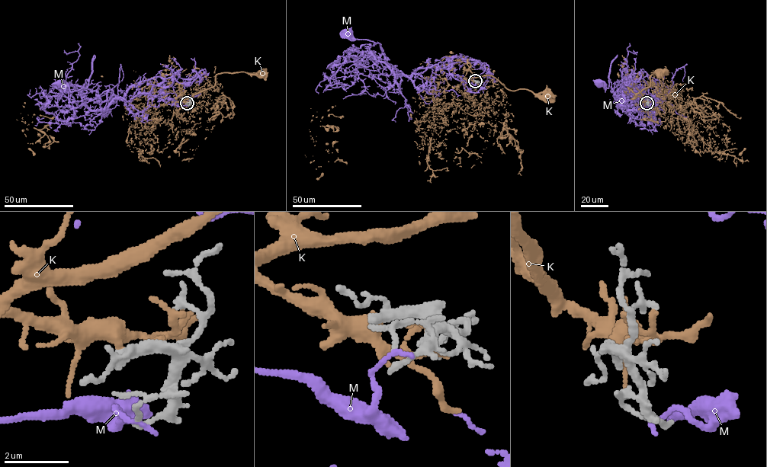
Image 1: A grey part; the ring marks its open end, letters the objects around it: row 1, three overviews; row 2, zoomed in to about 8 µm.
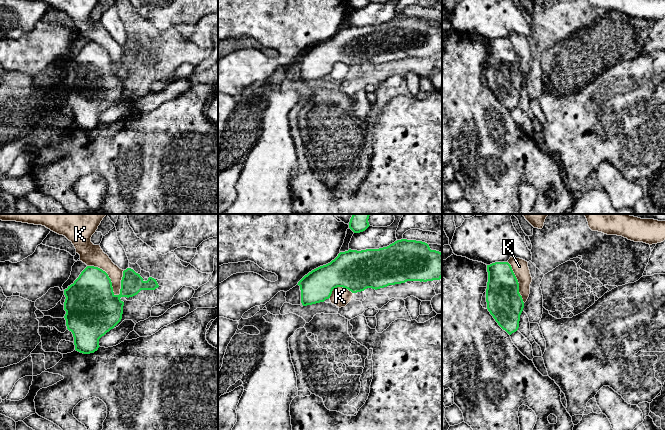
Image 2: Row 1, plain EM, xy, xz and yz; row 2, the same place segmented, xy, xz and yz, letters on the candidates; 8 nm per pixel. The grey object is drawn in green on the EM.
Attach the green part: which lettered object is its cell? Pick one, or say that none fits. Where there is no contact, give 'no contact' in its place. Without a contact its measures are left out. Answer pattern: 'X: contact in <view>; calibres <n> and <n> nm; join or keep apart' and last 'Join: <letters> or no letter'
K: contact in xy; calibres 400 and 180 nm; keep apart
M: no contact; keep apart
Join: no letter

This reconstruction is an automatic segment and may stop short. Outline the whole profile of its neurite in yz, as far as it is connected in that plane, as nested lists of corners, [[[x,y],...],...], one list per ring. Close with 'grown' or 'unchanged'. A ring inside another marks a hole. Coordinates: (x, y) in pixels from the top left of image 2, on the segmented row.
[[[508,262],[487,265],[487,272],[487,309],[498,325],[511,335],[519,328],[524,308],[518,280]]] | unchanged

